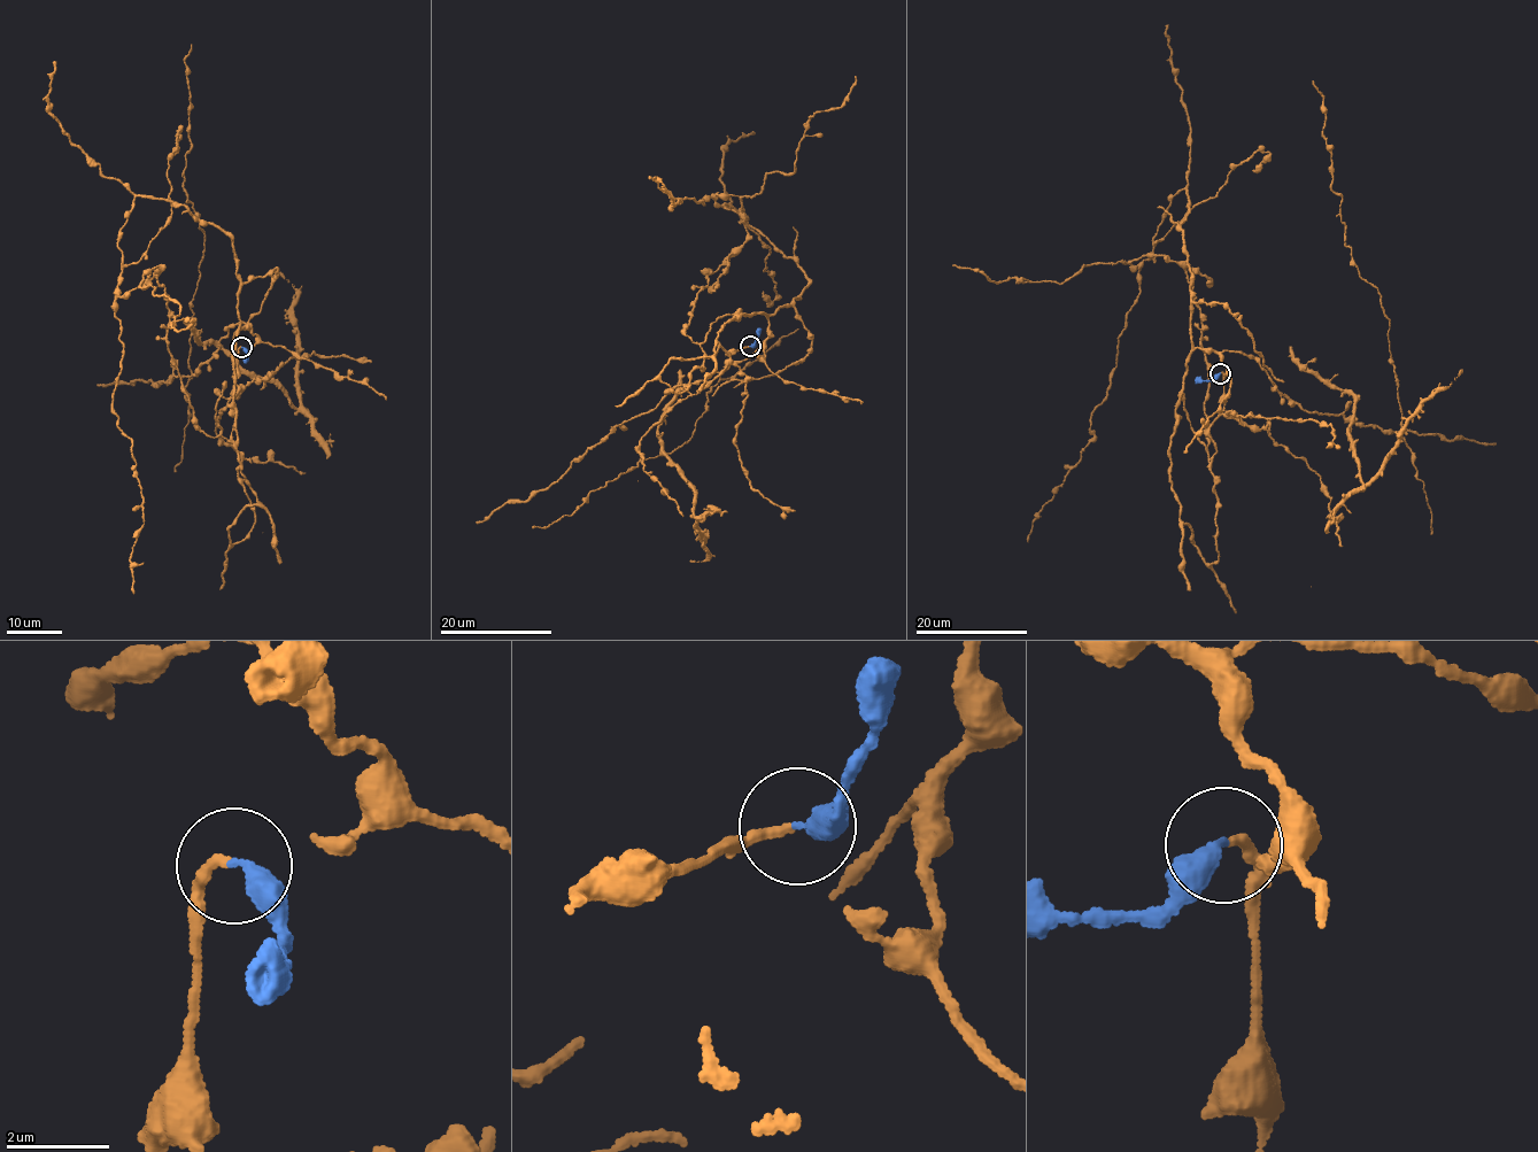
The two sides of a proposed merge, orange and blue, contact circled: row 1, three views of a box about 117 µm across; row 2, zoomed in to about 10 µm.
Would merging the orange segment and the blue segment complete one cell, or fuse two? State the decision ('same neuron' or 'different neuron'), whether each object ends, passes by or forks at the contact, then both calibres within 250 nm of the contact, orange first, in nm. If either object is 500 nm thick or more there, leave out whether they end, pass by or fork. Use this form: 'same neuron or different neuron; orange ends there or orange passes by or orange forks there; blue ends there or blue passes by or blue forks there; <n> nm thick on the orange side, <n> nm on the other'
same neuron; orange ends there; blue ends there; 180 nm thick on the orange side, 320 nm on the other

